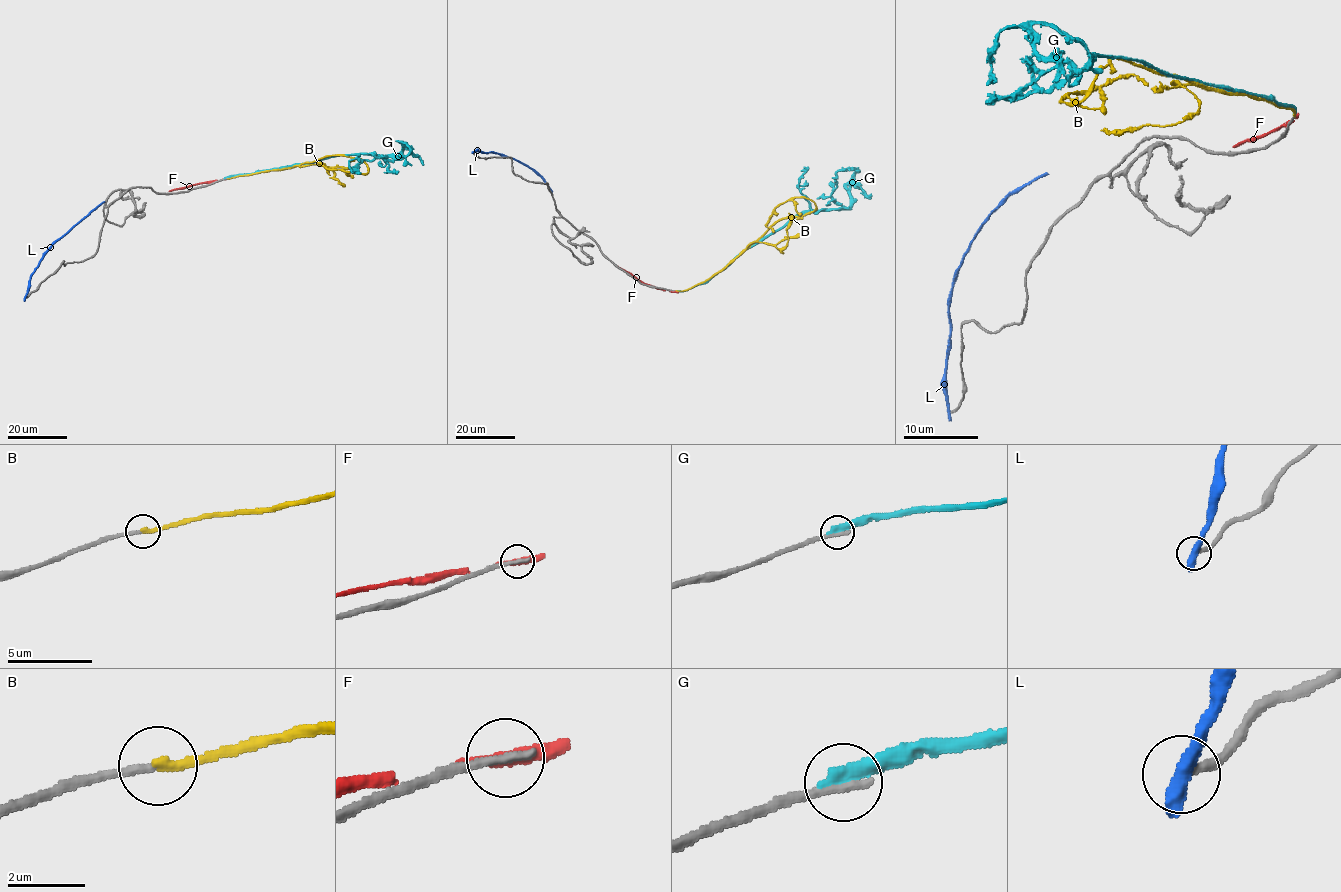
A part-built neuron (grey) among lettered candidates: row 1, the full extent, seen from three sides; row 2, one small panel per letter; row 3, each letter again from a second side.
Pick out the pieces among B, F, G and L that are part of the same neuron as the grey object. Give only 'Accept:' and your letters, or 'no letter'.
Accept: B

